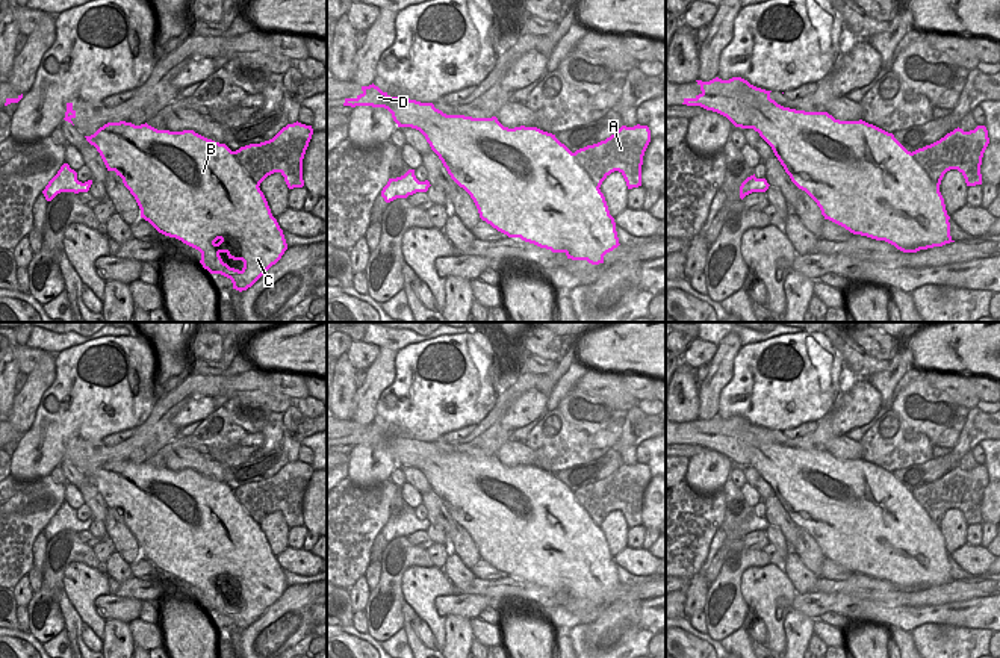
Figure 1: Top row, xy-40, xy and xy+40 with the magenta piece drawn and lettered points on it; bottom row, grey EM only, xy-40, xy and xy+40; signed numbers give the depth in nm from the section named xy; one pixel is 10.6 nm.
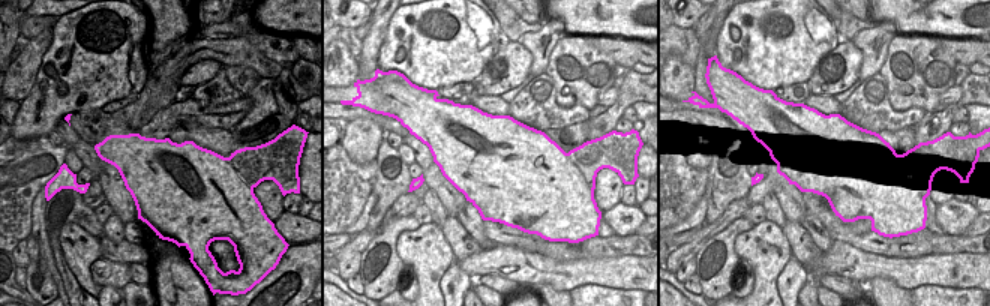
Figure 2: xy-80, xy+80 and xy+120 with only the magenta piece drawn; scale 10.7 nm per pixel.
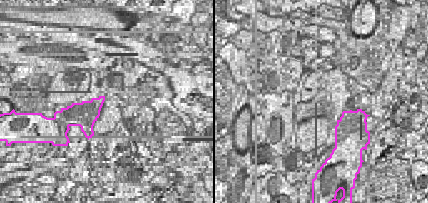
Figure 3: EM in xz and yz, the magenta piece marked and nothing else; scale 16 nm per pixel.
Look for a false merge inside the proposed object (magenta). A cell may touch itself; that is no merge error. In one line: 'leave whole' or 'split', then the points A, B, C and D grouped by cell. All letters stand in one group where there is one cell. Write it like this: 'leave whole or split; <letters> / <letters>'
split; A / B C D

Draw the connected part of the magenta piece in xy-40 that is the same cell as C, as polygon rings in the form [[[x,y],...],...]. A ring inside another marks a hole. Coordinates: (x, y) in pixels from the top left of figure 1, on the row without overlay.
[[[126,460],[107,461],[85,476],[97,487],[107,510],[123,517],[141,548],[141,557],[159,572],[198,588],[203,607],[230,617],[233,628],[251,626],[287,588],[263,531],[253,517],[245,520],[239,514],[244,508],[225,483],[194,469],[157,469],[147,461],[135,464]],[[221,591],[242,599],[244,607],[230,607]]]

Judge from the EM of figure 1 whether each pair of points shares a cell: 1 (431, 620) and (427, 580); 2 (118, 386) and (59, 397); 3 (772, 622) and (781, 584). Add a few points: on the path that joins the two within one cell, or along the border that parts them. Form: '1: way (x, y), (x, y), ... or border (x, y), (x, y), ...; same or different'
1: way (427, 610), (427, 590); same
2: way (103, 387), (96, 394), (74, 394); same
3: way (770, 613), (772, 593); same

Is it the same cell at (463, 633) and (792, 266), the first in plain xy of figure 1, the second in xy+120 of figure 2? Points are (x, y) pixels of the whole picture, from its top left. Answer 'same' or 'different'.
same

